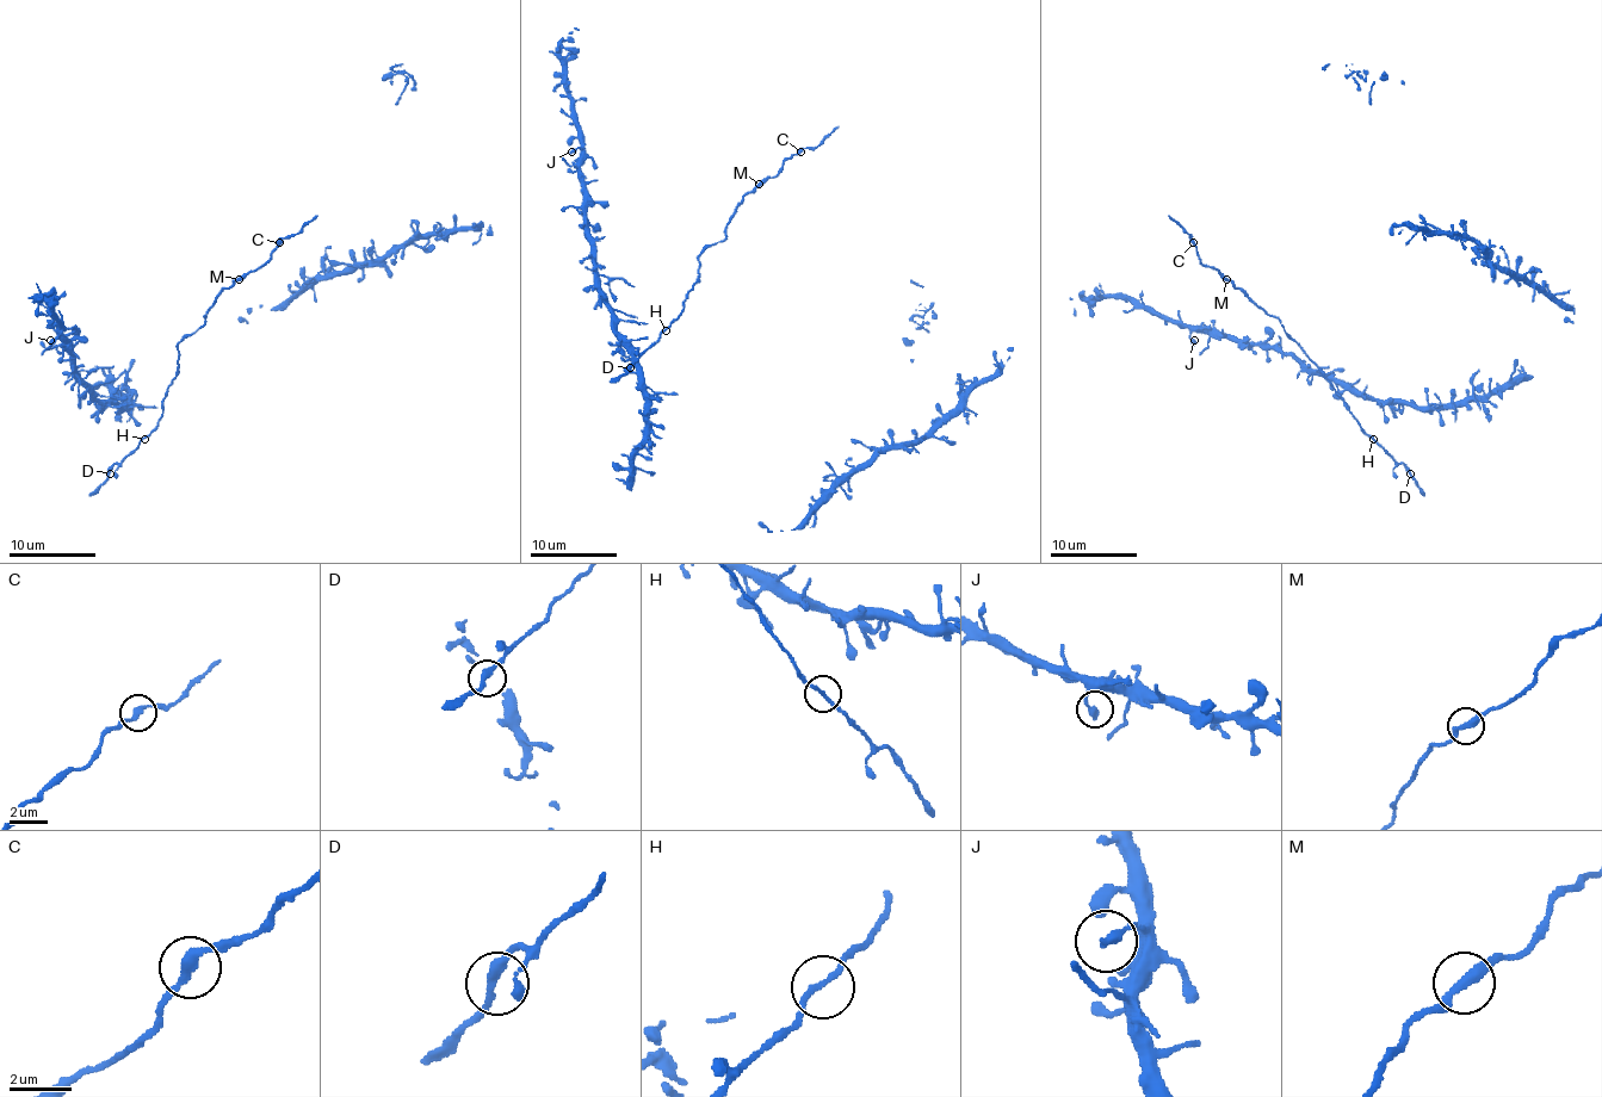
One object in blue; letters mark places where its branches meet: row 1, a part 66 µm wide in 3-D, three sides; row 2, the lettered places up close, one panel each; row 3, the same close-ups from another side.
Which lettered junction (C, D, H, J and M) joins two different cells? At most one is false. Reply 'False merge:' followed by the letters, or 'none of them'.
False merge: none of them

